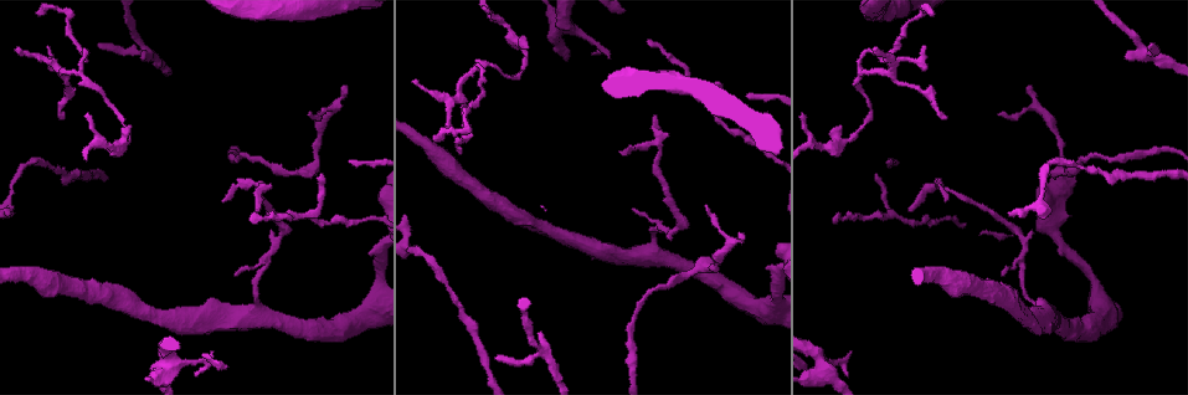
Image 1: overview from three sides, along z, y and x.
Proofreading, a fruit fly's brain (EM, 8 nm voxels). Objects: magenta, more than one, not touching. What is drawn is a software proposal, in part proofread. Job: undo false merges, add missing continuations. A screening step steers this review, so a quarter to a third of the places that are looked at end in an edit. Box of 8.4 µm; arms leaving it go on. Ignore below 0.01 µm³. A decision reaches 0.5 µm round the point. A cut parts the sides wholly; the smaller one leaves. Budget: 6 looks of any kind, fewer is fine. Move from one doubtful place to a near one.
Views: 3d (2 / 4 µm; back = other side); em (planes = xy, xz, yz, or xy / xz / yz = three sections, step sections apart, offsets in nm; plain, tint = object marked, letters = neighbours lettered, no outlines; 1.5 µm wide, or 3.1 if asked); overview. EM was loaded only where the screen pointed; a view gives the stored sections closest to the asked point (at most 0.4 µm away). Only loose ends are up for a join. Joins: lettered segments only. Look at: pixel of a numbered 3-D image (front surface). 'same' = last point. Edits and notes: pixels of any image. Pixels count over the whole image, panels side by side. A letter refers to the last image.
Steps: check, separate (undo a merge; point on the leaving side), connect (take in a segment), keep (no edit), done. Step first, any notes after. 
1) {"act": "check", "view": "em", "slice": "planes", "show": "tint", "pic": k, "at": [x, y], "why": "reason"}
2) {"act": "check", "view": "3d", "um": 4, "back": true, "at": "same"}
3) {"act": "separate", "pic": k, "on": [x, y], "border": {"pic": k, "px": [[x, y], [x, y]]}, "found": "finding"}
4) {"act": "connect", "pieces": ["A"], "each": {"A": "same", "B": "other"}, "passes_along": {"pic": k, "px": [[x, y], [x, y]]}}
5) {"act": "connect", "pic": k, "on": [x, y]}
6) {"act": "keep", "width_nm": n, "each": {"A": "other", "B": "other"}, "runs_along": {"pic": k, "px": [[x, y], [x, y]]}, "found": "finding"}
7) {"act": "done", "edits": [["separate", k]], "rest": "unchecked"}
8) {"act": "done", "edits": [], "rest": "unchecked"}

{"act": "check", "view": "em", "slice": "planes", "show": "letters", "pic": 1, "at": [661, 147], "why": "abrupt turn"}

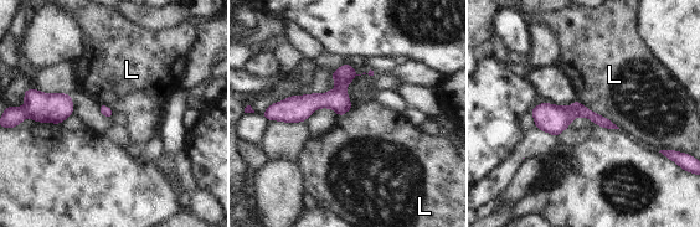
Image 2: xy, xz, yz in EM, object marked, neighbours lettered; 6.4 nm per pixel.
{"act": "keep", "longest_contact_nm": ["L", 340], "each": {"L": "other"}, "found": "all the same neuron"}

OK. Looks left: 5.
{"act": "check", "view": "3d", "um": 4, "back": true, "pic": 1, "at": [250, 220], "why": "an open end"}

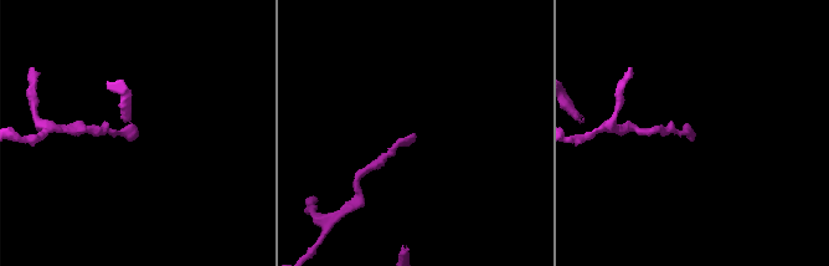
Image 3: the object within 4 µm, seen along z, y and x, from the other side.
{"act": "check", "view": "em", "slice": "xy", "step": 8, "show": "tint", "pic": 3, "at": [694, 136]}

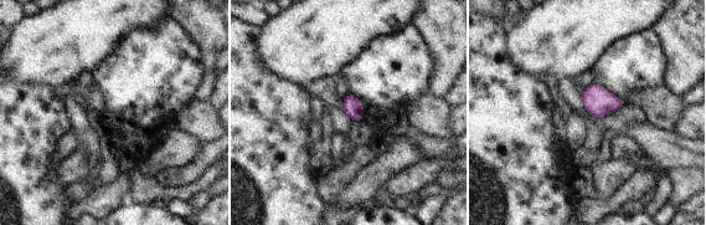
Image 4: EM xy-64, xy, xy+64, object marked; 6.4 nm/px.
{"act": "check", "view": "em", "slice": "planes", "show": "letters", "at": "same", "why": "another direction"}

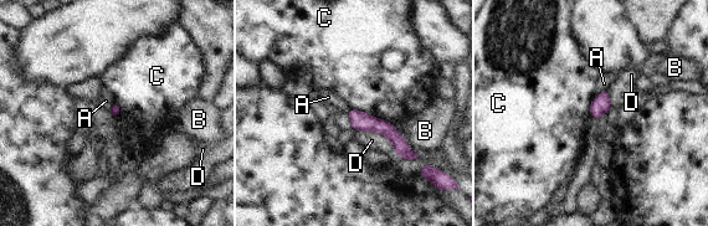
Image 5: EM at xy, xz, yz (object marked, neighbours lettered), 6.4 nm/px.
{"act": "keep", "each": {"A": "other", "B": "other", "C": "other", "D": "other"}, "border": {"pic": 5, "px": [[350, 108], [367, 112], [389, 122]]}, "found": "none of them fits"}

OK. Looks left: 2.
{"act": "check", "view": "em", "slice": "yz", "step": 4, "show": "tint", "pic": 1, "at": [718, 85], "why": "tapers out"}

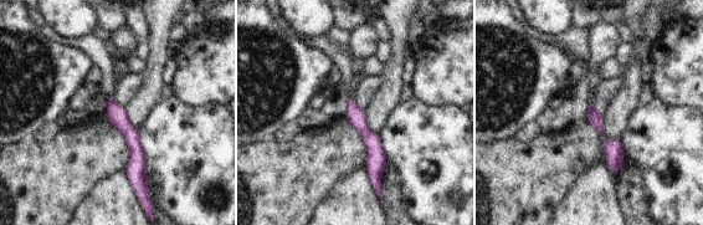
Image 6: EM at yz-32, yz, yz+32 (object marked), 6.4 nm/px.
{"act": "check", "view": "em", "slice": "planes", "show": "letters", "at": "same"}

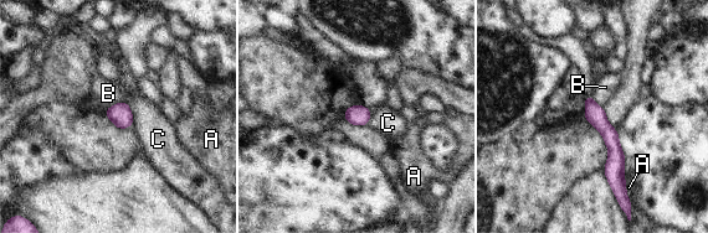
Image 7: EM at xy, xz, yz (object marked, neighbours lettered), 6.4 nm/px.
{"act": "keep", "each": {"A": "other", "B": "other", "C": "other"}, "runs_along": {"pic": 7, "px": [[589, 99], [610, 134], [621, 185]]}, "found": "none of them fits"}

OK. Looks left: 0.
{"act": "done", "edits": [], "rest": "unchecked"}

